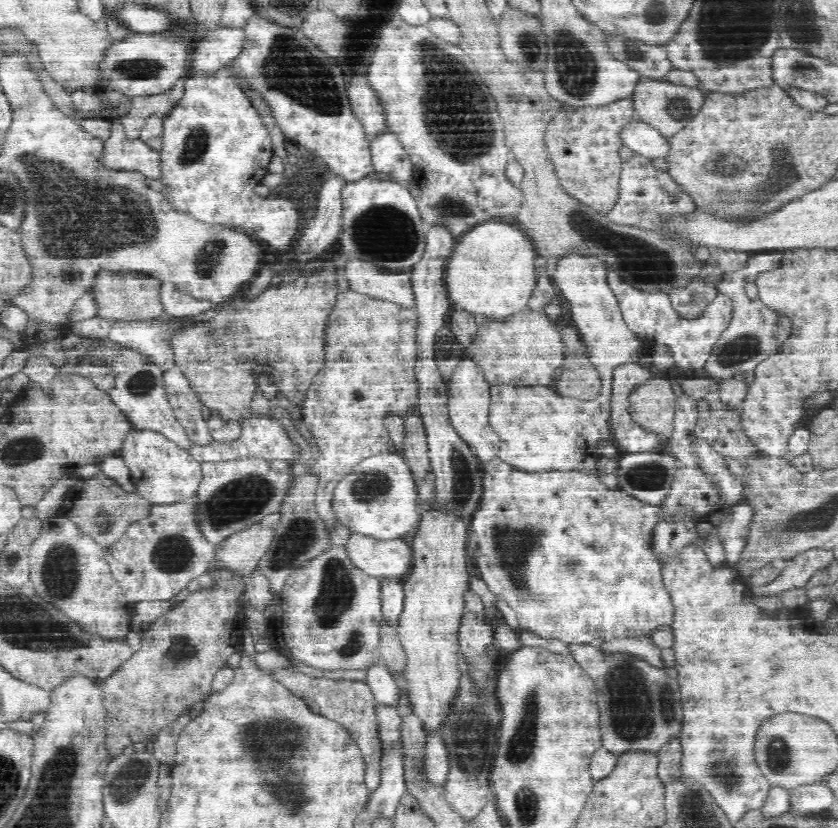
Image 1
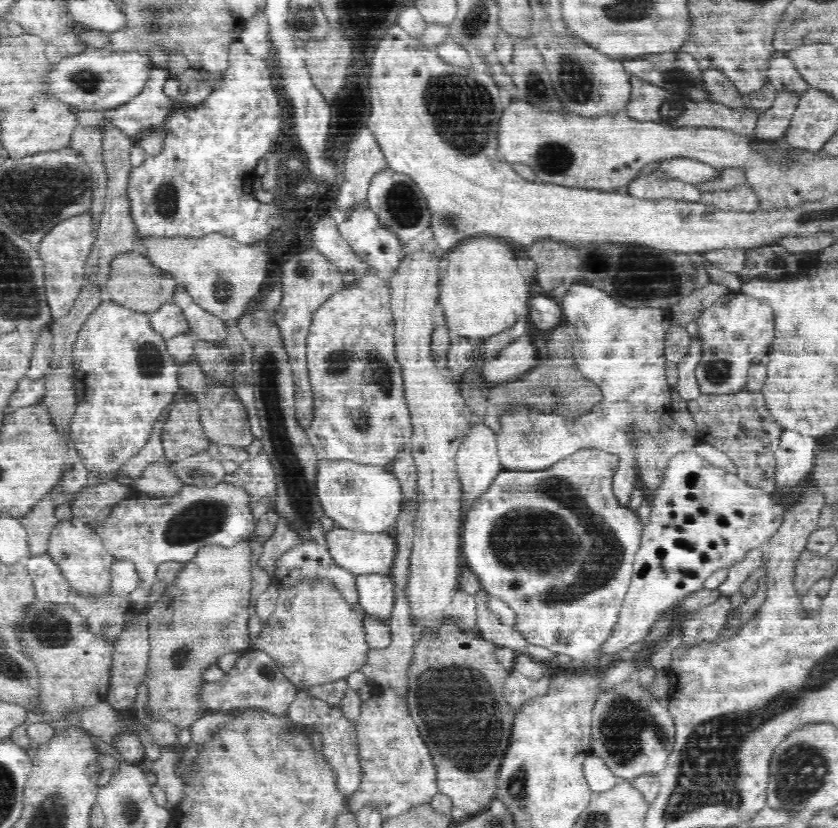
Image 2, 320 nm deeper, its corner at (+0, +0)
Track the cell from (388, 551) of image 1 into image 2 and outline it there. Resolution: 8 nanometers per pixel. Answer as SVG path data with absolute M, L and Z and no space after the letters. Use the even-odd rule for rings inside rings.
M339 527L328 531L326 547L336 562L355 575L388 574L395 565L397 553L396 539L388 533L363 533L356 530L346 530Z

